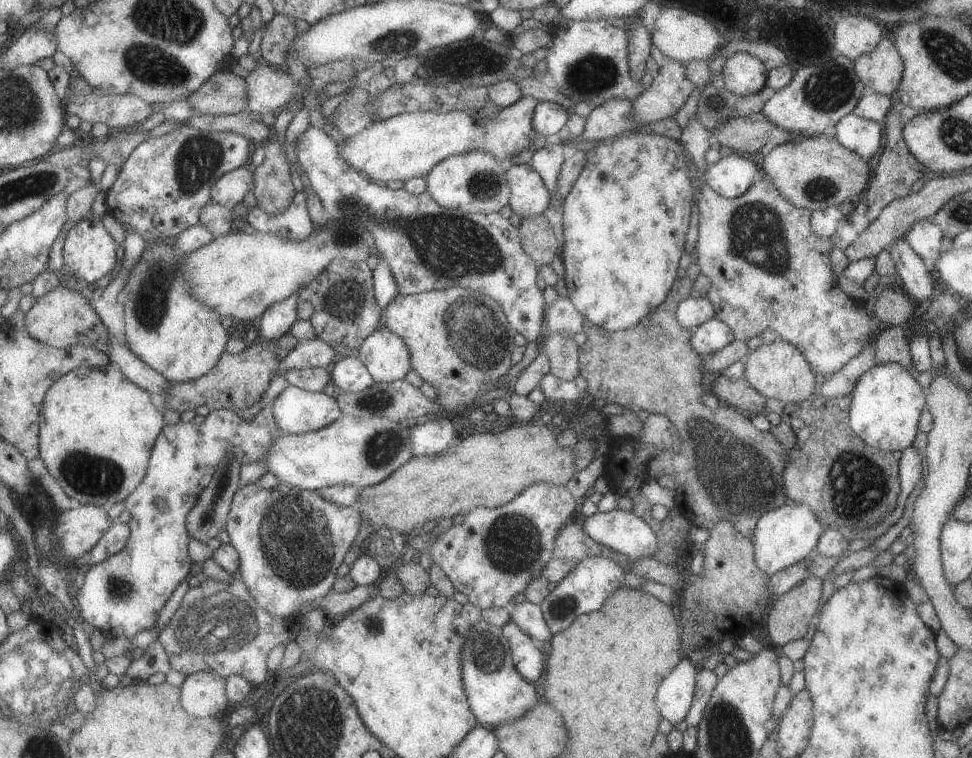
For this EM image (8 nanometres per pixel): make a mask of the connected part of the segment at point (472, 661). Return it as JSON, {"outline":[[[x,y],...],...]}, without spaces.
{"outline":[[[483,619],[475,622],[465,634],[459,666],[465,698],[478,725],[493,729],[501,722],[512,722],[515,718],[521,718],[521,714],[525,714],[525,710],[537,702],[534,684],[526,682],[513,667],[501,627],[493,626]]]}

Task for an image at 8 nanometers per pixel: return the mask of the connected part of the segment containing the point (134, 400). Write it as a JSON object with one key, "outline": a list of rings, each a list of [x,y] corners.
{"outline":[[[108,364],[103,368],[79,368],[70,371],[68,374],[55,380],[49,389],[45,392],[41,401],[40,422],[38,423],[38,456],[45,465],[49,475],[59,485],[59,488],[73,501],[74,504],[99,506],[105,510],[110,509],[116,502],[121,502],[145,477],[145,470],[151,455],[151,450],[161,428],[163,428],[162,412],[157,411],[151,404],[149,394],[139,386],[129,382],[129,380],[119,372],[113,365]]]}

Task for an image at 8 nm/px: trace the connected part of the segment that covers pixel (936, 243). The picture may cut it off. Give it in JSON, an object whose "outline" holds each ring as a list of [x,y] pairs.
{"outline":[[[927,218],[913,222],[909,226],[909,230],[903,234],[905,242],[909,244],[909,248],[923,260],[924,266],[928,270],[933,269],[935,260],[939,258],[939,254],[942,252],[943,236],[941,228]]]}

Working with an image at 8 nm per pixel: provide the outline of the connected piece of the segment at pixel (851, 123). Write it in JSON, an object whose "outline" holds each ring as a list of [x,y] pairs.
{"outline":[[[847,114],[835,127],[834,138],[859,158],[870,159],[879,150],[881,126],[874,121]]]}

